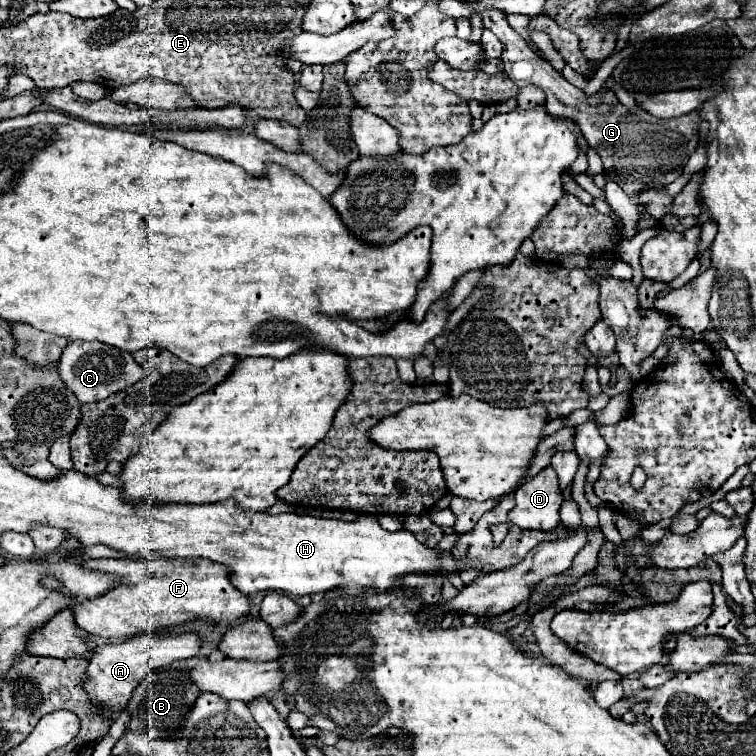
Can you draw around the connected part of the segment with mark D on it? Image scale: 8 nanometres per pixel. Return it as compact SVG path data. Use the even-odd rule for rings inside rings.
M546 467L536 477L524 481L514 491L514 501L516 507L510 513L514 525L540 531L554 529L560 523L560 505L564 501L556 471Z

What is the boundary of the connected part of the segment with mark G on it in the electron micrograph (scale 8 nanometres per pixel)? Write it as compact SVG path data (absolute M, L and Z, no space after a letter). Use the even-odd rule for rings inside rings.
M482 11L484 27L488 27L504 45L502 63L508 77L522 89L526 85L538 85L546 91L546 111L554 117L572 119L588 145L598 151L606 165L606 173L624 189L626 195L636 195L650 187L664 187L676 181L690 155L698 147L696 125L700 121L698 111L678 117L678 119L658 119L642 109L628 109L620 105L612 91L600 91L594 97L586 97L580 89L570 85L558 71L550 69L546 61L542 61L506 21L502 11Z

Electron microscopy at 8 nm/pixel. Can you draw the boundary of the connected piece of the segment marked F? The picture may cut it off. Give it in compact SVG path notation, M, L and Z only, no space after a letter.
M88 559L82 563L92 571L106 571L120 579L120 585L106 595L74 603L74 623L88 635L118 639L134 637L144 631L182 625L196 617L208 617L218 625L232 625L248 611L248 597L226 579L228 571L210 561L134 561L134 559Z

